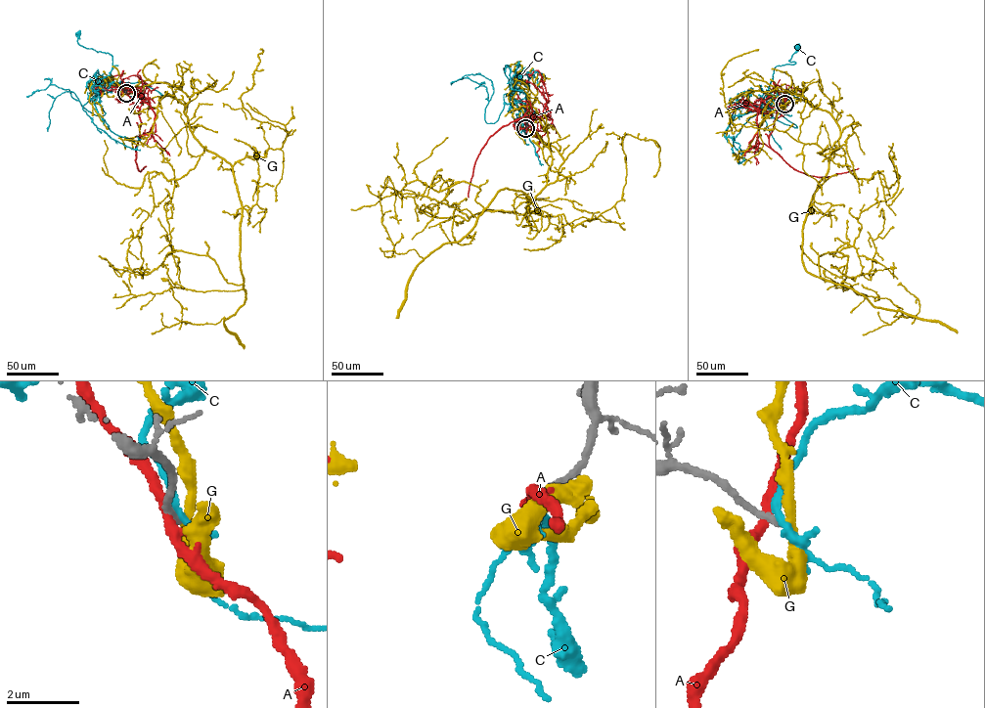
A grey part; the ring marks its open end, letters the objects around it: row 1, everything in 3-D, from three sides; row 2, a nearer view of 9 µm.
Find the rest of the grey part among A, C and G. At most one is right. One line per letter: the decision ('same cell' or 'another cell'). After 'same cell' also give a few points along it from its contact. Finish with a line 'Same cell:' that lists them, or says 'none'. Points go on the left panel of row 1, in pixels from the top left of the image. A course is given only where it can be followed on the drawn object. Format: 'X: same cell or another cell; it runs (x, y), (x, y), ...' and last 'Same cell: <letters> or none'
A: another cell
C: another cell
G: another cell
Same cell: none

